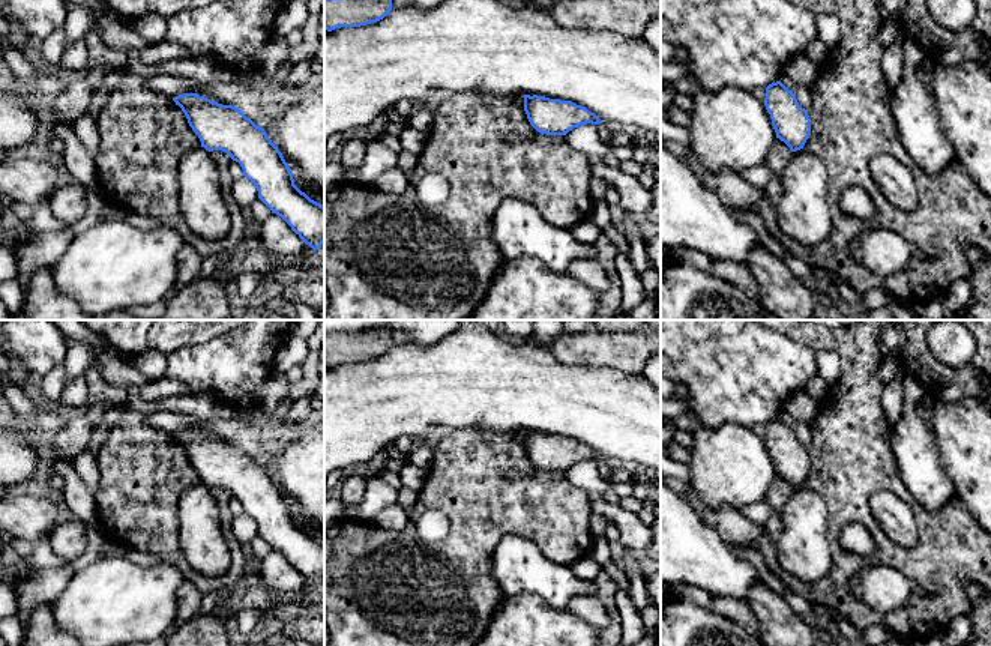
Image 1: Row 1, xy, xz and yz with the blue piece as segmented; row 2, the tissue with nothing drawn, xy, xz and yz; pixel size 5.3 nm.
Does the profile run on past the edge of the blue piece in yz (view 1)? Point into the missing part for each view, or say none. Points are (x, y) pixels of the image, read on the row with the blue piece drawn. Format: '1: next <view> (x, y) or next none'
1: next none

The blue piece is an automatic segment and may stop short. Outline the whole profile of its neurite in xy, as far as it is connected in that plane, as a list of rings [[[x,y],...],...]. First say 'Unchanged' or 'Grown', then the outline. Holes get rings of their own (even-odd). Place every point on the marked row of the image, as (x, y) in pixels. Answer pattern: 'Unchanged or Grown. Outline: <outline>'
Unchanged. Outline: [[[183,93],[173,101],[185,113],[189,126],[201,141],[201,147],[209,152],[222,150],[239,162],[243,176],[255,185],[258,198],[272,213],[281,216],[306,245],[320,249],[324,243],[324,206],[311,200],[294,185],[291,168],[266,131],[239,108],[218,104],[197,93]]]

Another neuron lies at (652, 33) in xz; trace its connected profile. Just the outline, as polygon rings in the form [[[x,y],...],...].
[[[661,17],[653,18],[643,32],[643,39],[661,53]]]

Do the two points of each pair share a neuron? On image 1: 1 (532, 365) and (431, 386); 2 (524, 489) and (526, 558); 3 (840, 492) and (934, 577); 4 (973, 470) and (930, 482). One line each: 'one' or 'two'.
1: one
2: two
3: one
4: two

